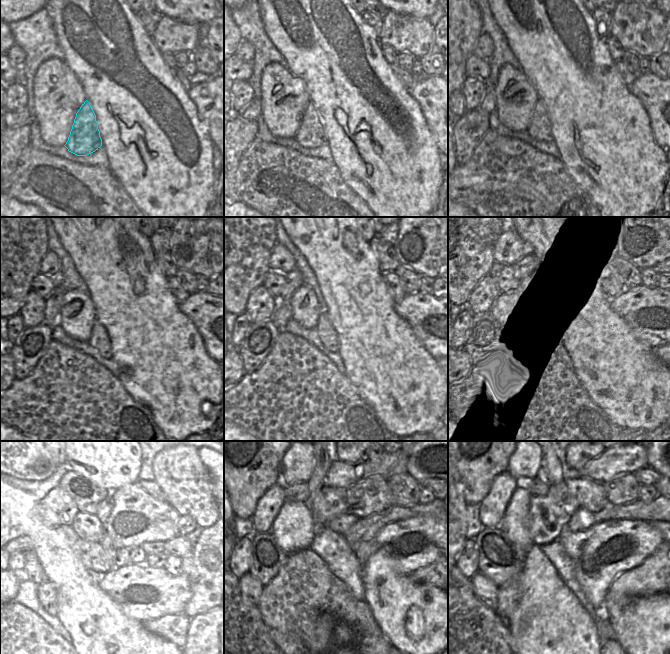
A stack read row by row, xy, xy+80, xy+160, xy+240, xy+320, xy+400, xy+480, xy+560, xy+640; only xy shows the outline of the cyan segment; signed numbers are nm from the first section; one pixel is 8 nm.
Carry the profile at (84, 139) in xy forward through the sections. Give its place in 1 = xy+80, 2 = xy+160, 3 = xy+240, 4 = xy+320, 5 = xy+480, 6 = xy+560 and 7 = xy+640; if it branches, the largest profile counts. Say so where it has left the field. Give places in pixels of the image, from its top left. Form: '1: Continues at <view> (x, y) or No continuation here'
1: Continues at xy+80 (310, 134)
2: Continues at xy+160 (539, 128)
3: Continues at xy+240 (99, 339)
4: Continues at xy+320 (326, 332)
5: Continues at xy+480 (127, 539)
6: Continues at xy+560 (361, 538)
7: Continues at xy+640 (638, 510)

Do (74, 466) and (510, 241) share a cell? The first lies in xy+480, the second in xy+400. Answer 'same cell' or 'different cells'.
same cell

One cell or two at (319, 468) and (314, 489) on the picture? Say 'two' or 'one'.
one

